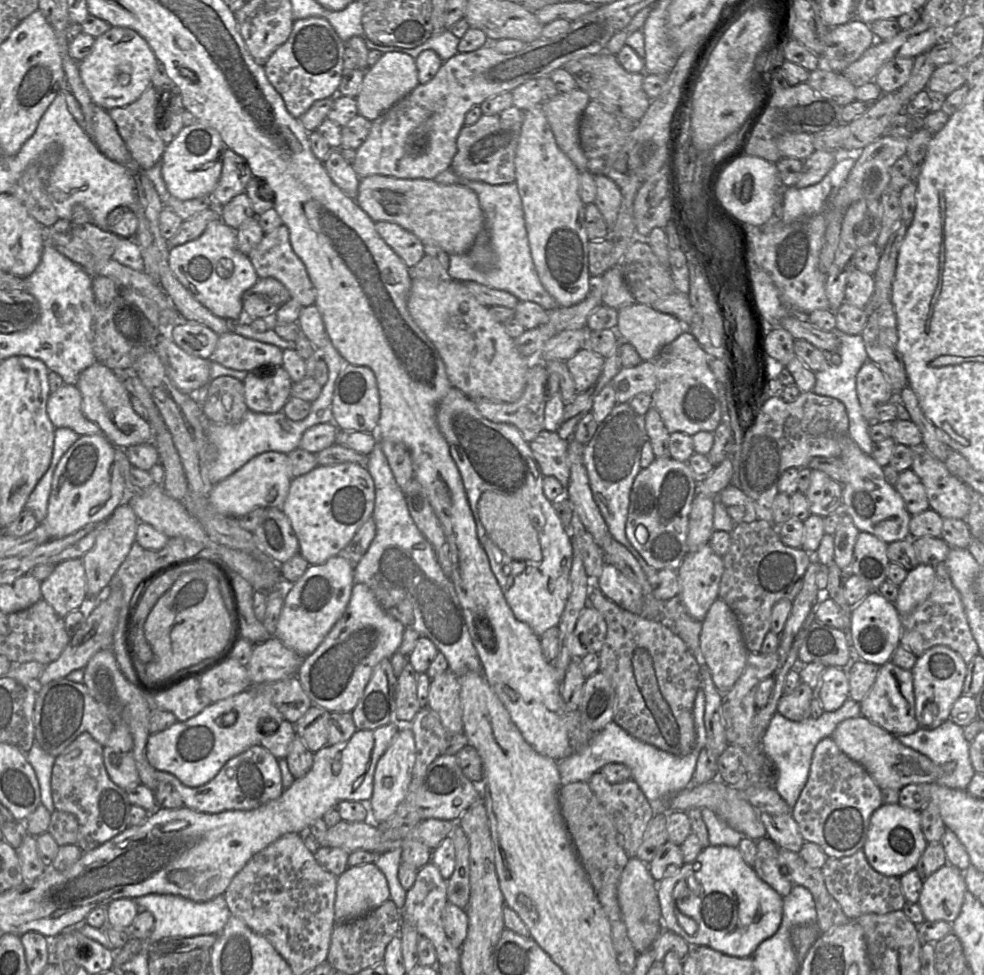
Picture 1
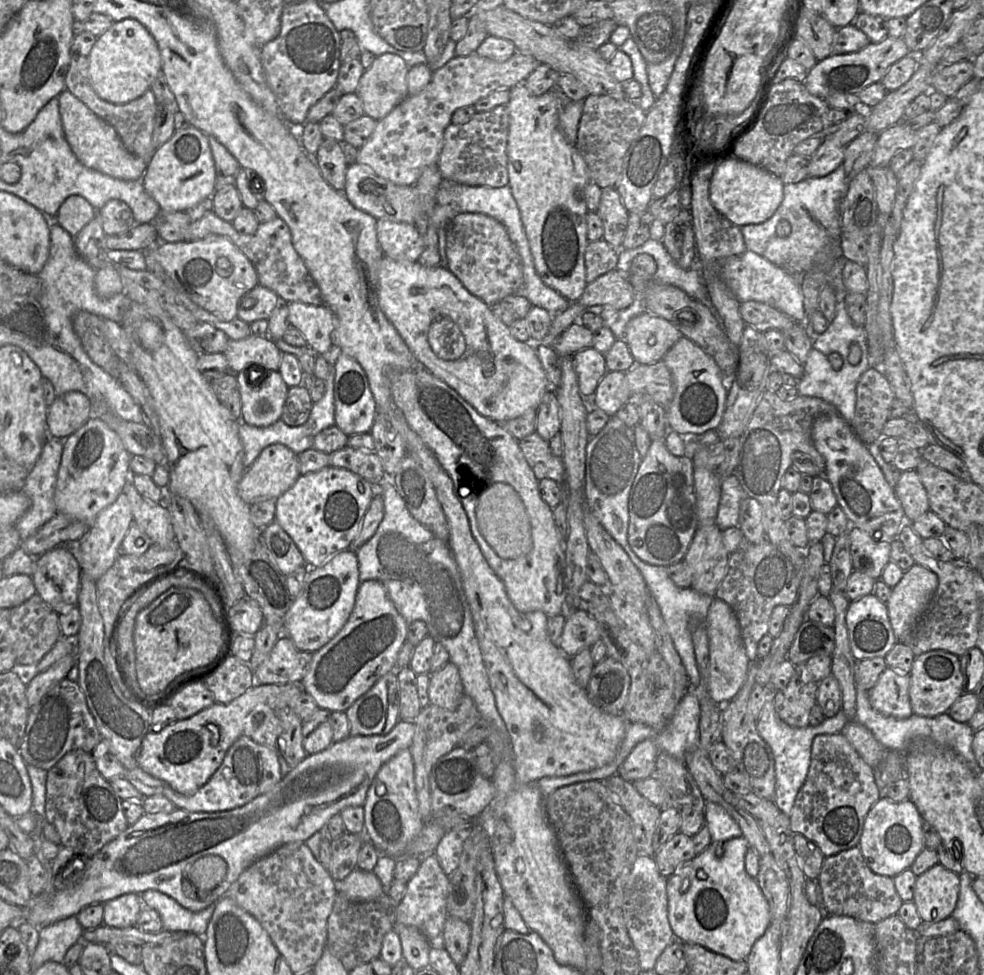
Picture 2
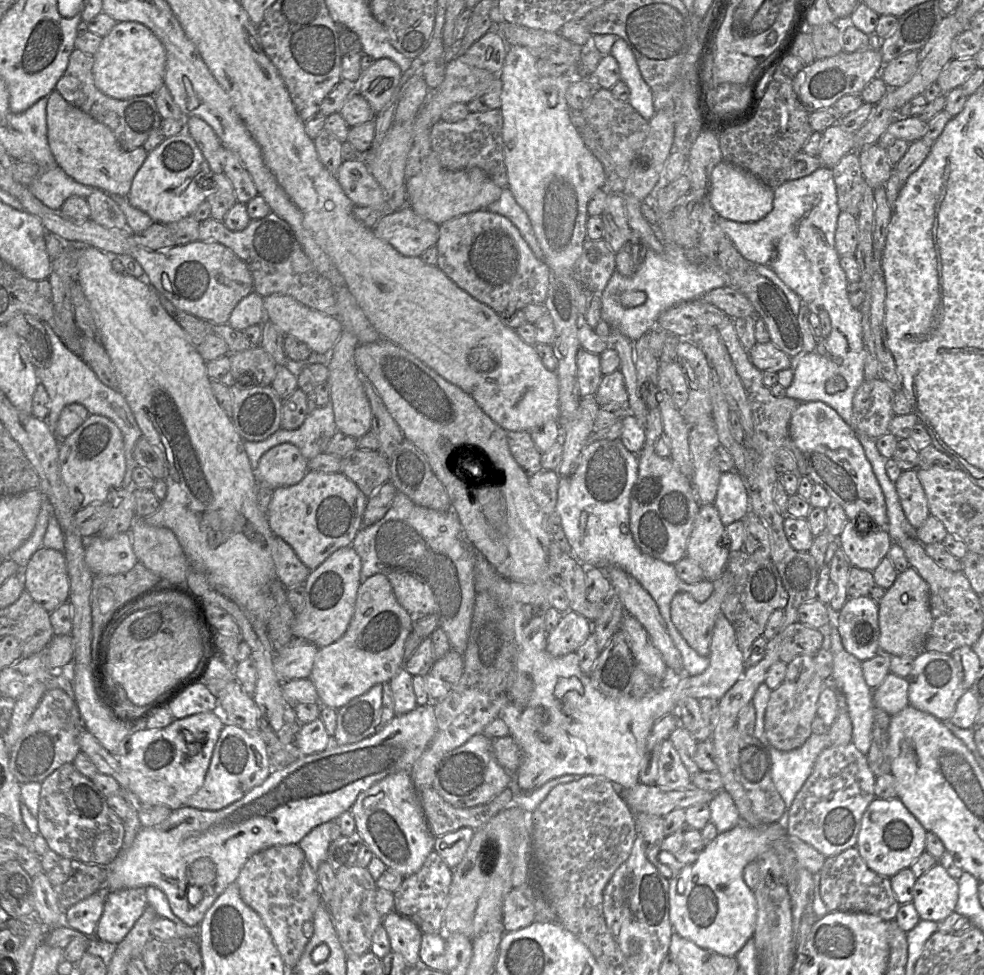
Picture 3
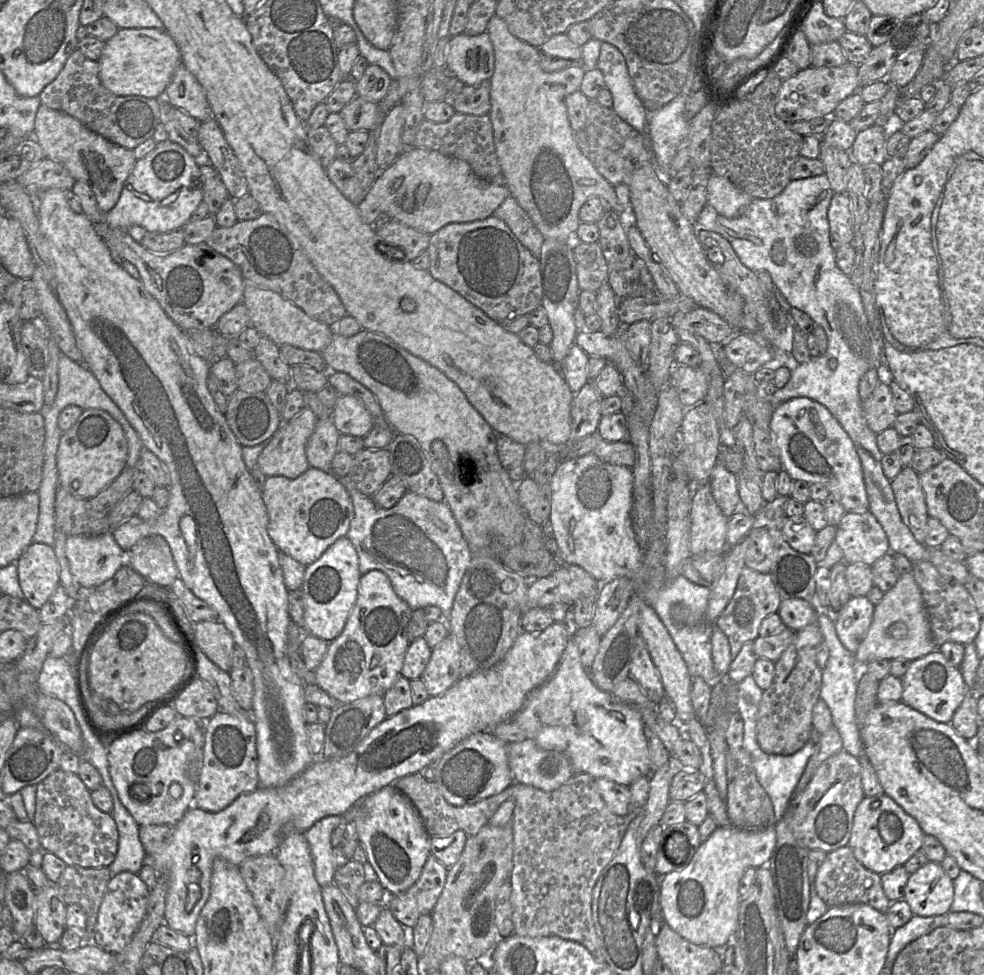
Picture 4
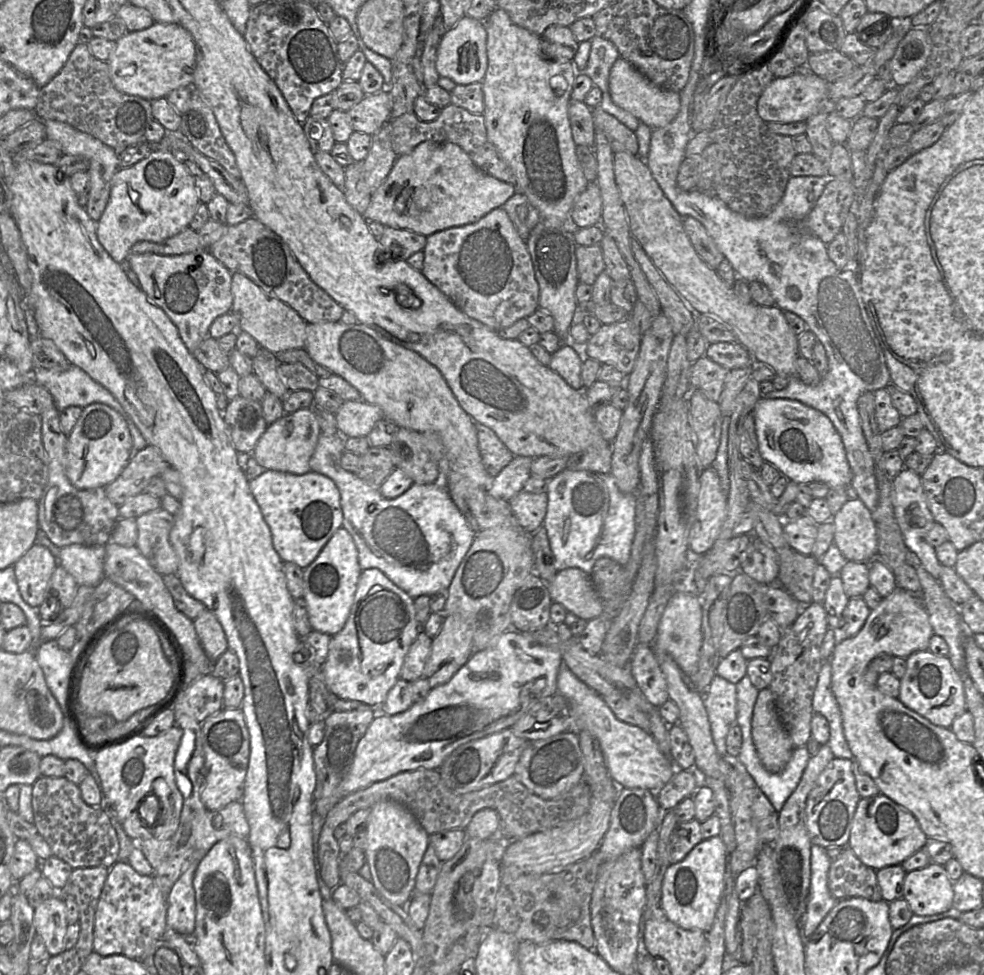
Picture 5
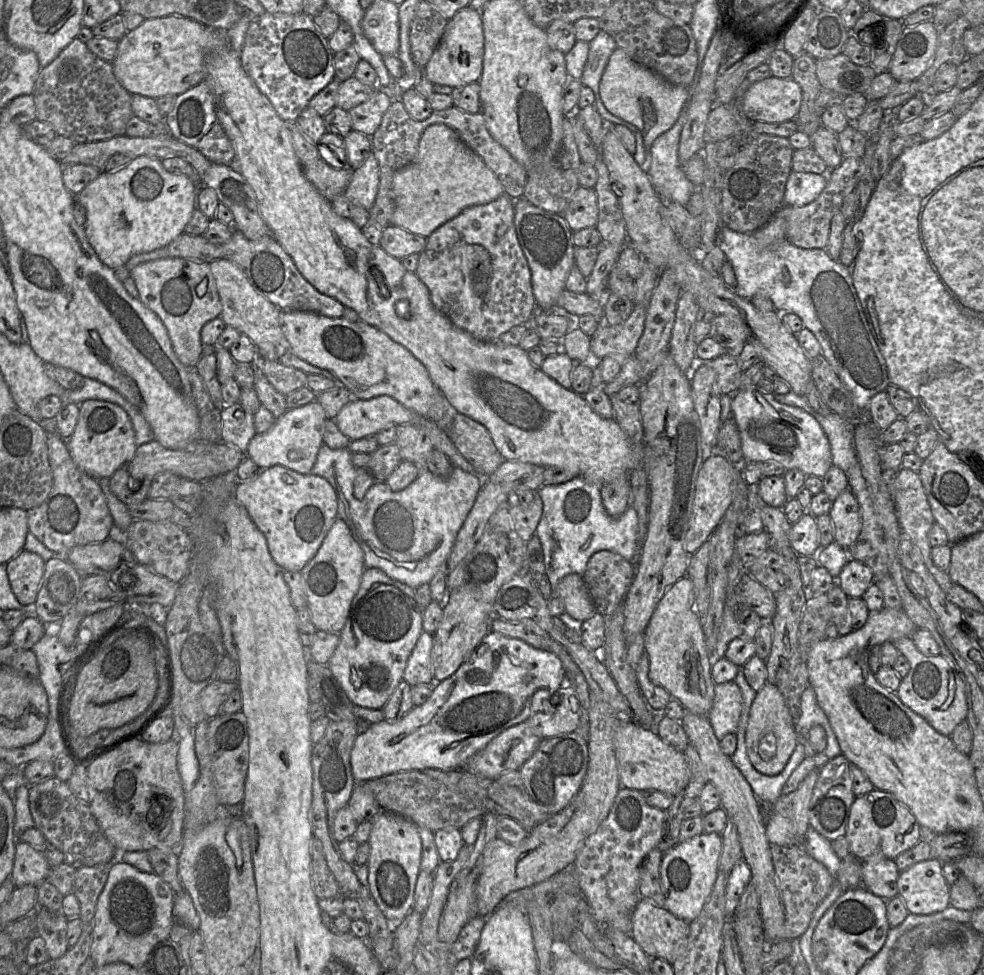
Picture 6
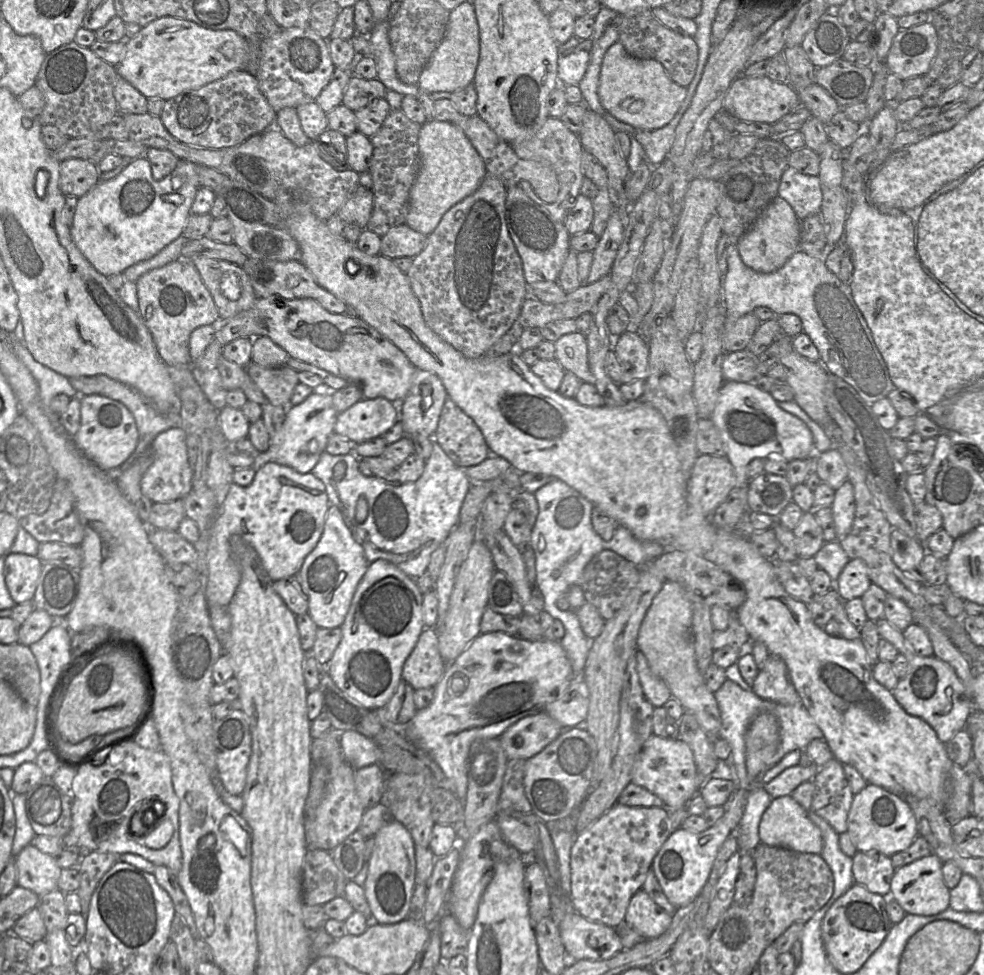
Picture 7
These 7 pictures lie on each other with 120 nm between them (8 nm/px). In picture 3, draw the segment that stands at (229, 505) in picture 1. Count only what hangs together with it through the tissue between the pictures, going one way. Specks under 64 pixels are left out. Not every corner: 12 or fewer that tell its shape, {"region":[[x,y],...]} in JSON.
{"region":[[294,444],[262,454],[256,476],[273,490],[291,486],[308,471]]}

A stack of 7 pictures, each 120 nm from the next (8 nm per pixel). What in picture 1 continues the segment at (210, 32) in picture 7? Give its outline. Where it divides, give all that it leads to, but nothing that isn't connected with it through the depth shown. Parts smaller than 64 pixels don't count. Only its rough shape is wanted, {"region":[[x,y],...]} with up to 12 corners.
{"region":[[111,26],[78,62],[94,105],[136,101],[157,59],[134,30]]}

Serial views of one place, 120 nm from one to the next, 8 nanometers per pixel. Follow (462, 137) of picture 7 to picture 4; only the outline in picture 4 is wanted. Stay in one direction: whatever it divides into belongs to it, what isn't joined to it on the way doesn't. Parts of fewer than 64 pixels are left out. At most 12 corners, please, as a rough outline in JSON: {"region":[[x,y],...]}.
{"region":[[402,150],[357,208],[432,235],[509,195],[461,159]]}

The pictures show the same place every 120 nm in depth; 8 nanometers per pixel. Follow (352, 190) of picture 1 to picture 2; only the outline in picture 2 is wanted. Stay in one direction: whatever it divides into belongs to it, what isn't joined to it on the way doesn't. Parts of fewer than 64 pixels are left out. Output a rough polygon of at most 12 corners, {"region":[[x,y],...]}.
{"region":[[323,138],[313,157],[324,180],[343,192],[348,164],[340,142]]}

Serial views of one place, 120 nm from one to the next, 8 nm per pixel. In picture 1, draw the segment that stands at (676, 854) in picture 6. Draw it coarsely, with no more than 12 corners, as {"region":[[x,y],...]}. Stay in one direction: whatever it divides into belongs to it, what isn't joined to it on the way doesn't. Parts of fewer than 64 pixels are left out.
{"region":[[736,847],[663,878],[662,930],[752,957],[783,897]]}

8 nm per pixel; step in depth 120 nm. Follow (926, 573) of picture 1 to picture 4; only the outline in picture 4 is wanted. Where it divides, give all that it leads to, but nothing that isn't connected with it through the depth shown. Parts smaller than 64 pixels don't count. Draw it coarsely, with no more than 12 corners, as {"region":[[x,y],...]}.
{"region":[[911,571],[875,606],[853,657],[913,661],[937,647]]}

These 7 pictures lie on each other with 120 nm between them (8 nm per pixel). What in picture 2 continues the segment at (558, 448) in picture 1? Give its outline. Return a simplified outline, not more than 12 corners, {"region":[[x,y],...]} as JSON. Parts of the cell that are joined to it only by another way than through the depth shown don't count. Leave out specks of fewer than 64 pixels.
{"region":[[536,431],[519,447],[540,481],[563,485],[561,457]]}

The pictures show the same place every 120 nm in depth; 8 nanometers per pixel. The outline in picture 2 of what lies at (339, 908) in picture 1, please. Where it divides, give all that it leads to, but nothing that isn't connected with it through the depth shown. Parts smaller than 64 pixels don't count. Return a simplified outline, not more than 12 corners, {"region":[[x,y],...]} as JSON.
{"region":[[358,868],[337,883],[353,902],[373,901],[384,893],[372,871]]}

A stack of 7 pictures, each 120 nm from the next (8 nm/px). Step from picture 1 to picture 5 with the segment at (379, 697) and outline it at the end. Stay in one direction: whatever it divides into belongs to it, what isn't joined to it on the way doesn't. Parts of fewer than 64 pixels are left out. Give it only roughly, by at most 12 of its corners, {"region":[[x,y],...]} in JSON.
{"region":[[330,711],[314,747],[313,813],[340,800],[358,742],[378,714]]}

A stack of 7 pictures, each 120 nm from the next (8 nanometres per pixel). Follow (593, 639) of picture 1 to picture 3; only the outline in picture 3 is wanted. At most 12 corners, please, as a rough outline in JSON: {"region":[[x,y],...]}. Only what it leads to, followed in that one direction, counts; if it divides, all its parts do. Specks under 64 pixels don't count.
{"region":[[564,613],[548,633],[555,657],[575,652],[591,635],[592,622]]}

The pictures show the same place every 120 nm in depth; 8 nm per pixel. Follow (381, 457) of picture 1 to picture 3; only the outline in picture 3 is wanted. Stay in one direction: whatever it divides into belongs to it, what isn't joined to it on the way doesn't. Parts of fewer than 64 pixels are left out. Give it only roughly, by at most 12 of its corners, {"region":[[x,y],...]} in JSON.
{"region":[[397,491],[351,547],[413,618],[467,647],[474,549],[451,509]]}

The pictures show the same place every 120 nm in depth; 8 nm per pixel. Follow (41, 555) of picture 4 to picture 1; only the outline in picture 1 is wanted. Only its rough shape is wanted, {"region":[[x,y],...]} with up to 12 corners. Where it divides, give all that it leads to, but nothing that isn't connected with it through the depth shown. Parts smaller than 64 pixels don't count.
{"region":[[81,558],[56,564],[42,598],[62,618],[91,605]]}

